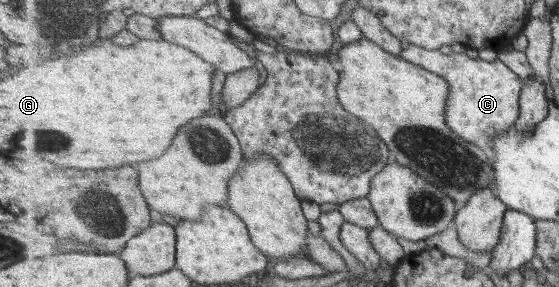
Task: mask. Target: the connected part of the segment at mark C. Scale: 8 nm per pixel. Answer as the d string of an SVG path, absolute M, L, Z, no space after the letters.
M415 44L404 48L401 56L448 80L452 86L446 108L448 124L470 143L490 152L494 148L496 134L506 132L520 119L520 100L525 82L505 62L497 58L486 62L479 58L469 58L465 53L443 54L437 49L425 49Z

